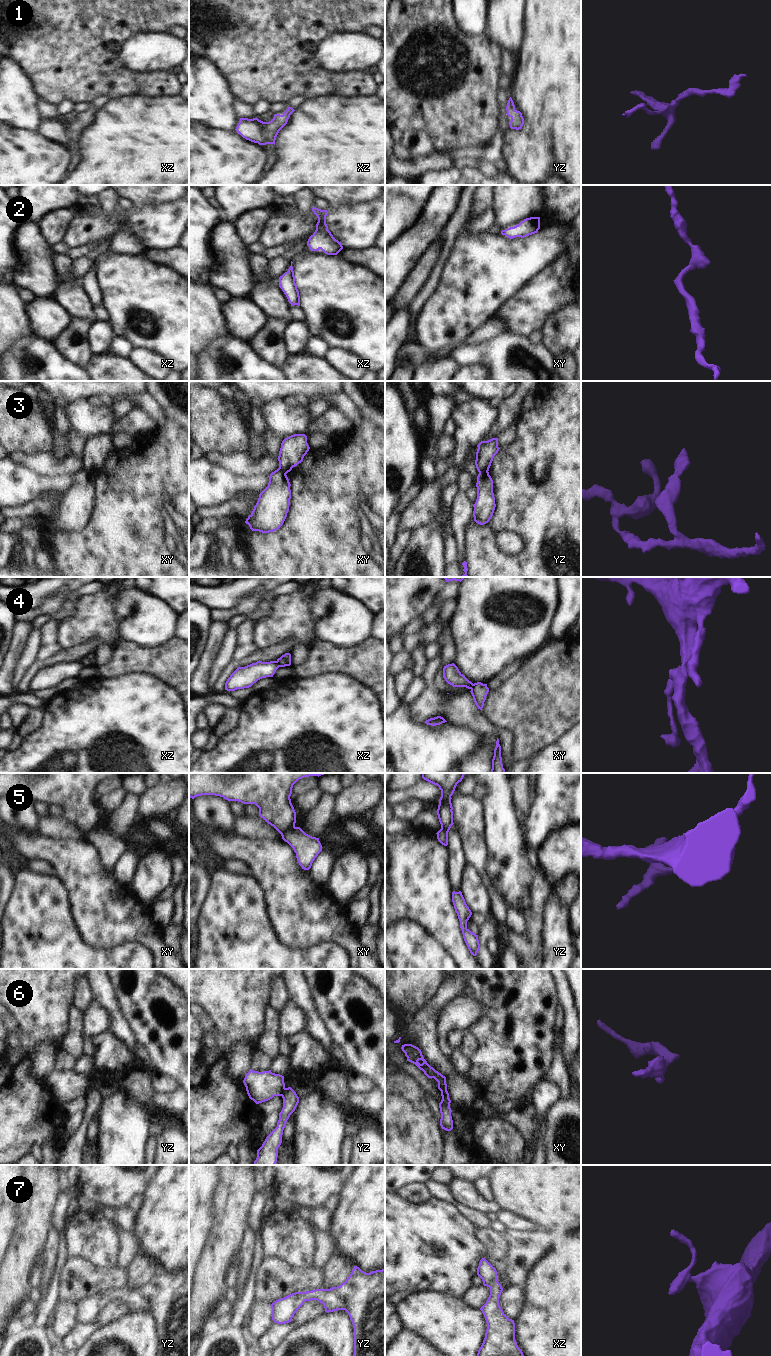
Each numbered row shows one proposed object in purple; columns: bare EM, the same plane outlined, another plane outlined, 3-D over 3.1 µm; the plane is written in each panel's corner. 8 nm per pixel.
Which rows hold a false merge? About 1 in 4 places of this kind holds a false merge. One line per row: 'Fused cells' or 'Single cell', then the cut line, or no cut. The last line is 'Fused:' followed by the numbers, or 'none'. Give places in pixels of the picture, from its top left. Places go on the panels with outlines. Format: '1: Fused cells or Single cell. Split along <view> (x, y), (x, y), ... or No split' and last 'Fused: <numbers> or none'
1: Single cell. No split
2: Single cell. No split
3: Fused cells. Split along yz (487, 471), (479, 473)
4: Fused cells. Split along xz (275, 661), (279, 666)
5: Fused cells. Split along xy (294, 826), (281, 835)
6: Fused cells. Split along yz (285, 1088), (281, 1095)
7: Single cell. No split
Fused: 3, 4, 5, 6.

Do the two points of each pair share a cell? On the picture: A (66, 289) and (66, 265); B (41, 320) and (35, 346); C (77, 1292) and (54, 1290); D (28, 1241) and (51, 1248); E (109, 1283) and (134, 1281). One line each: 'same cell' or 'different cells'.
A: different cells
B: different cells
C: different cells
D: different cells
E: different cells

